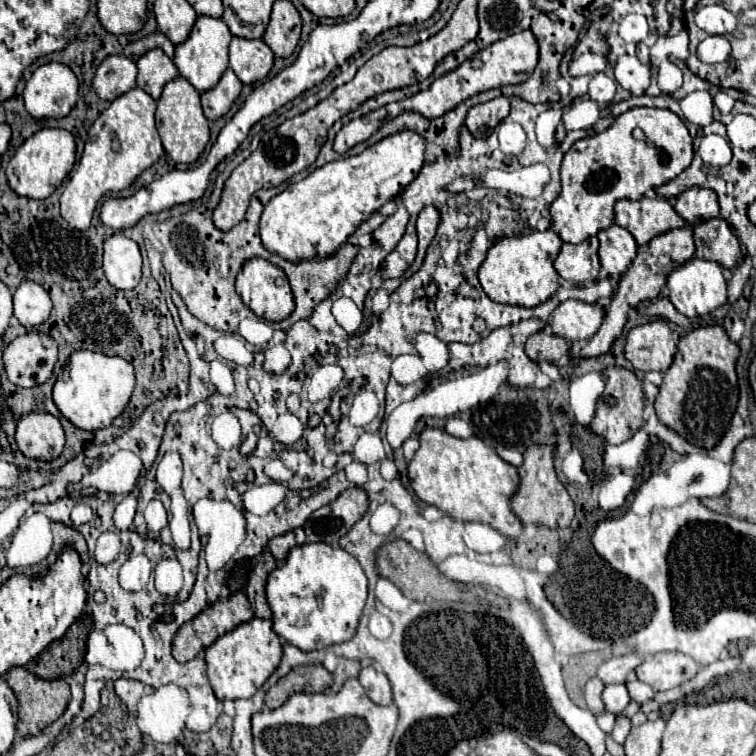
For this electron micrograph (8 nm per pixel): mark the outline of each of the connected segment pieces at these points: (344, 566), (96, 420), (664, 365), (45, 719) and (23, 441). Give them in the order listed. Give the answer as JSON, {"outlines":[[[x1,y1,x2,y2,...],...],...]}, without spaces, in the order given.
{"outlines":[[[324,542,304,544,292,548,284,566,270,572,266,596,274,614,274,632,284,642,312,652,354,638,368,598,368,578,346,550]],[[76,350,54,384,54,404,76,428,96,432,112,424,124,412,134,390,134,368,120,356,106,356,90,350]],[[664,320,636,326,628,332,624,356,636,370,666,372,674,360,676,342]],[[18,666,6,674,6,682,18,698,18,724,16,724,16,728,22,738,40,734,44,728,48,728,48,724,56,722,64,714,64,708,68,706,70,688,66,686,66,682,62,678,42,680,42,678,34,676,32,672,28,672,24,666]],[[32,412,20,418,16,442,26,458,50,462,64,450,64,430,56,416]]]}

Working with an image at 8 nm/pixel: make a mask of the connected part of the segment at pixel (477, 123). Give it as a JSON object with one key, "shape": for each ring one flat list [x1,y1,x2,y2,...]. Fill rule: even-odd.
{"shape":[[494,98,486,104,474,106,466,116,466,128,476,138,488,138,494,128,508,116,510,112,510,98]]}

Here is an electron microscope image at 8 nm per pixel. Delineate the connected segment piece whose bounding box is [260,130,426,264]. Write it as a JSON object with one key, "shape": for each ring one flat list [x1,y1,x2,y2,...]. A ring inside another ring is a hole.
{"shape":[[402,130,366,148,358,156,328,162,308,178,290,184,264,206,260,218,260,240,264,248,294,264,332,256,362,222,414,182,424,164,424,150,424,138,416,132]]}

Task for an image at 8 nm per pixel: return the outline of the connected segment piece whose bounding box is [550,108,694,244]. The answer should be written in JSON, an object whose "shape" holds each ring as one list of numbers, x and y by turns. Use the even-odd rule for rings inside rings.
{"shape":[[632,108,620,114,606,132,574,142,574,146,564,154,560,168,562,192,550,206,552,228,564,242,570,244,580,244,586,238,596,236,600,230,606,230,614,224,614,204,620,198,640,200,646,192,668,184,668,180,674,180,680,172,684,172,684,168,688,168,692,156,692,136,678,114,658,108]]}

